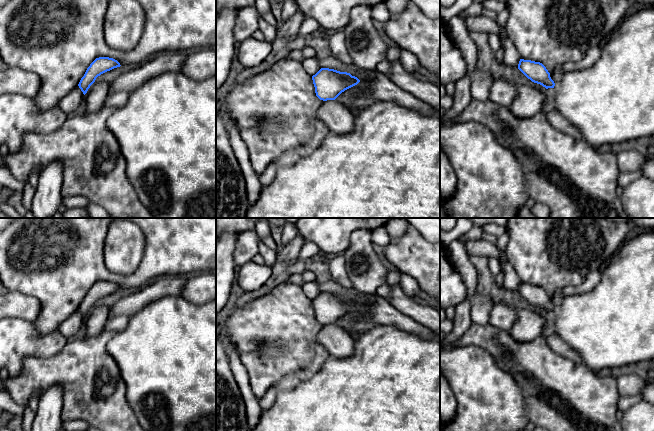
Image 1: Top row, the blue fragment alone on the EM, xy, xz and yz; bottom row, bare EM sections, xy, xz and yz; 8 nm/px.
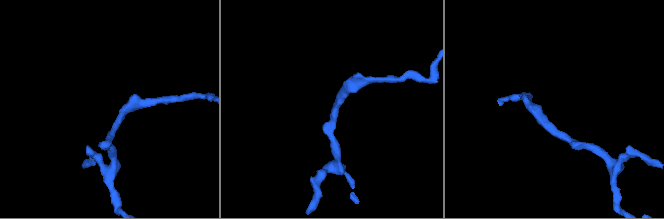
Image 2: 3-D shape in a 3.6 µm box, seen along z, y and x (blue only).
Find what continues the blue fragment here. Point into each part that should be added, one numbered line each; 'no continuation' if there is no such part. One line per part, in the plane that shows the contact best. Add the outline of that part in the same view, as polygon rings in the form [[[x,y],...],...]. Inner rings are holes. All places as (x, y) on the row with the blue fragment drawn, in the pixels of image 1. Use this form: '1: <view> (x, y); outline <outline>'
no continuation

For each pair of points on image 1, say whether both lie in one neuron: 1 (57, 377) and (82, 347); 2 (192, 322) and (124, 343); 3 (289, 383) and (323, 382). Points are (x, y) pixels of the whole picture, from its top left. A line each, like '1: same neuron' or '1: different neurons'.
1: same neuron
2: same neuron
3: different neurons

